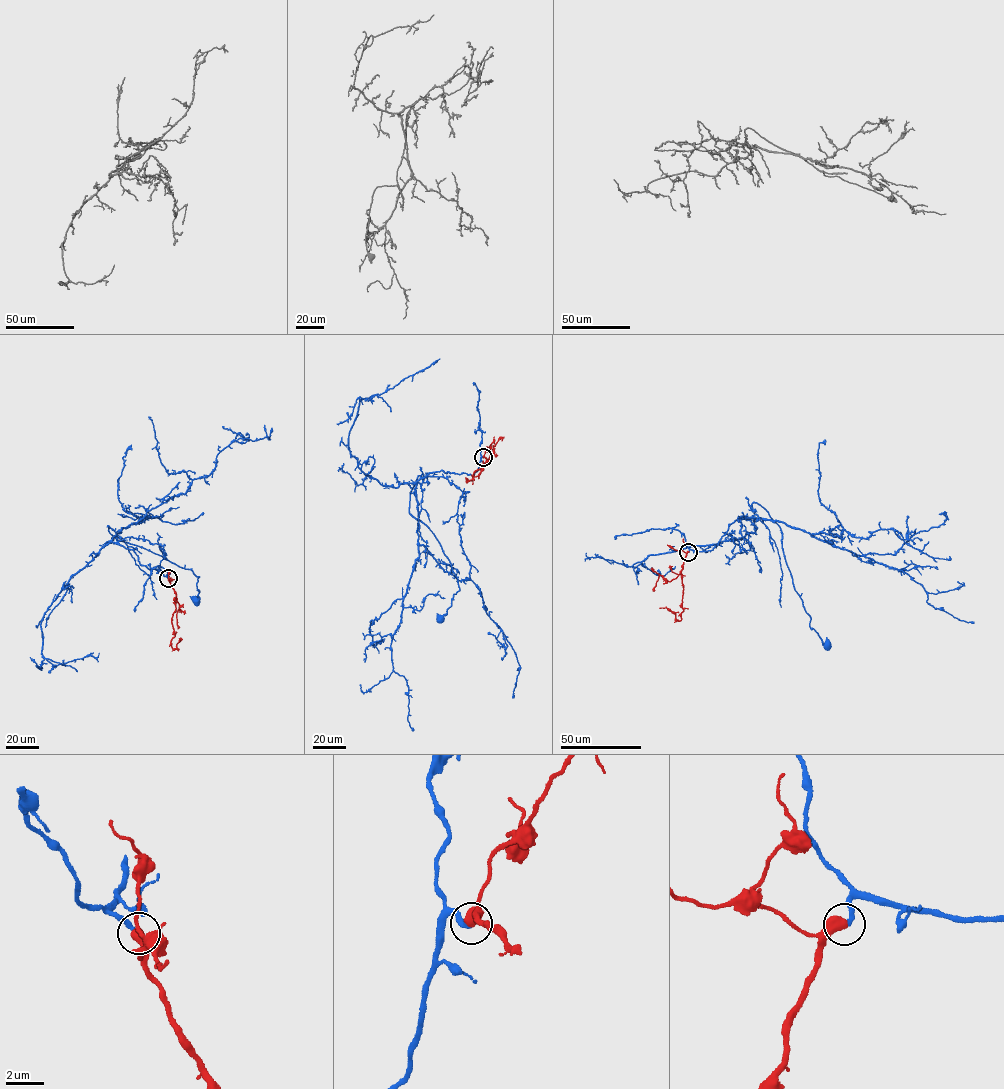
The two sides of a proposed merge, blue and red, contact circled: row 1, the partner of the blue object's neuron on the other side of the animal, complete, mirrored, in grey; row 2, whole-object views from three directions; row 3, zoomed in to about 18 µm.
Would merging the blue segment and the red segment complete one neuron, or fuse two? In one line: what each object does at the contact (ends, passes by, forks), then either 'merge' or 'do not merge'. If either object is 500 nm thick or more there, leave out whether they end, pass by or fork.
merge

